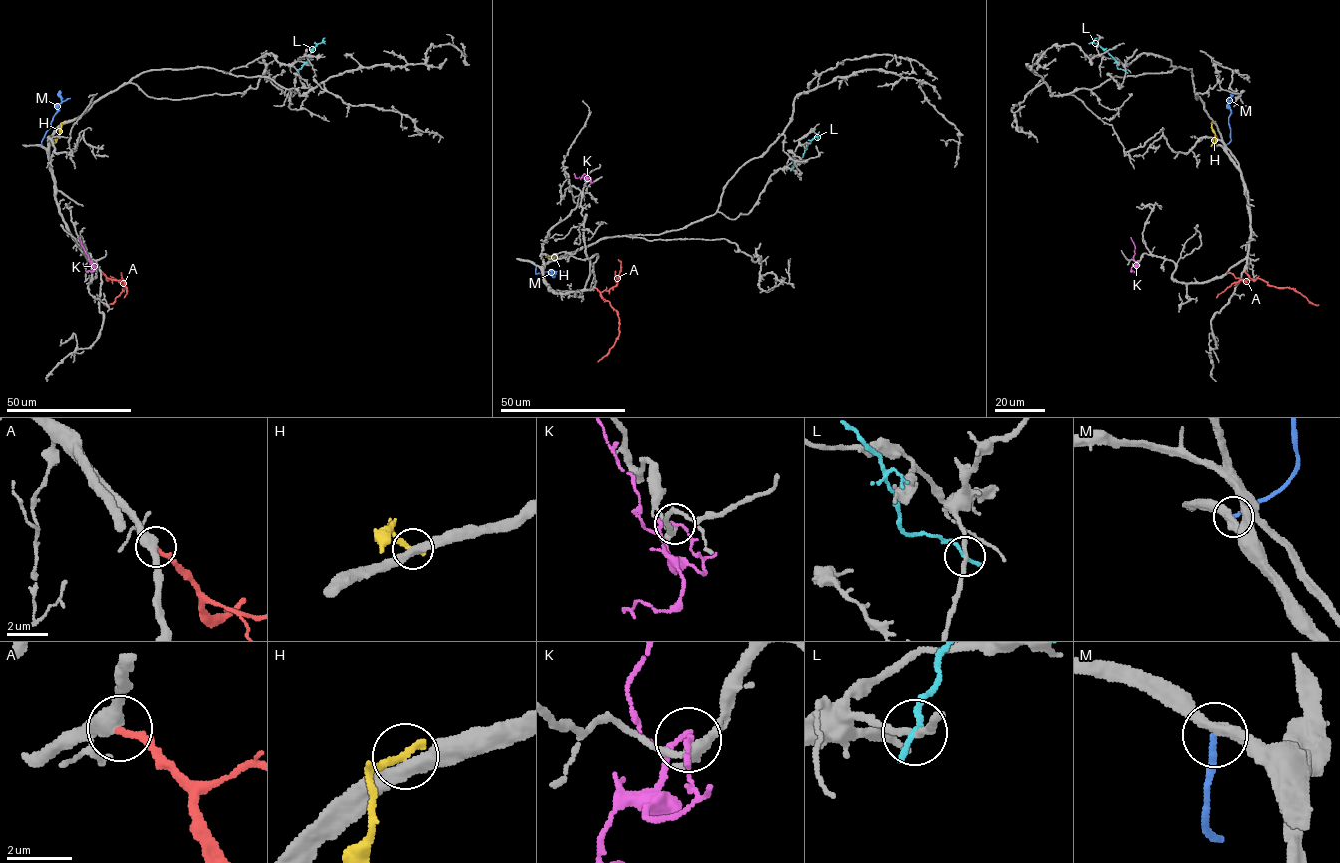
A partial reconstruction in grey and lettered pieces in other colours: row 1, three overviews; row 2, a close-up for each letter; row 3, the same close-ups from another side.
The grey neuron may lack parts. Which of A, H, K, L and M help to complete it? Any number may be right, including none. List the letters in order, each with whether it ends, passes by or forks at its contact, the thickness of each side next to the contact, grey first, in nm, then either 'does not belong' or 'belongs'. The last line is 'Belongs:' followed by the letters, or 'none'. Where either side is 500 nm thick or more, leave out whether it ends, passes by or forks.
A: it ends; calibres 440 and 220 nm; belongs
H: it ends; calibres 400 and 280 nm; does not belong
K: it ends; calibres 340 and 130 nm; does not belong
L: it ends; calibres 220 and 200 nm; does not belong
M: it ends; calibres 400 and 180 nm; does not belong
Belongs: A

